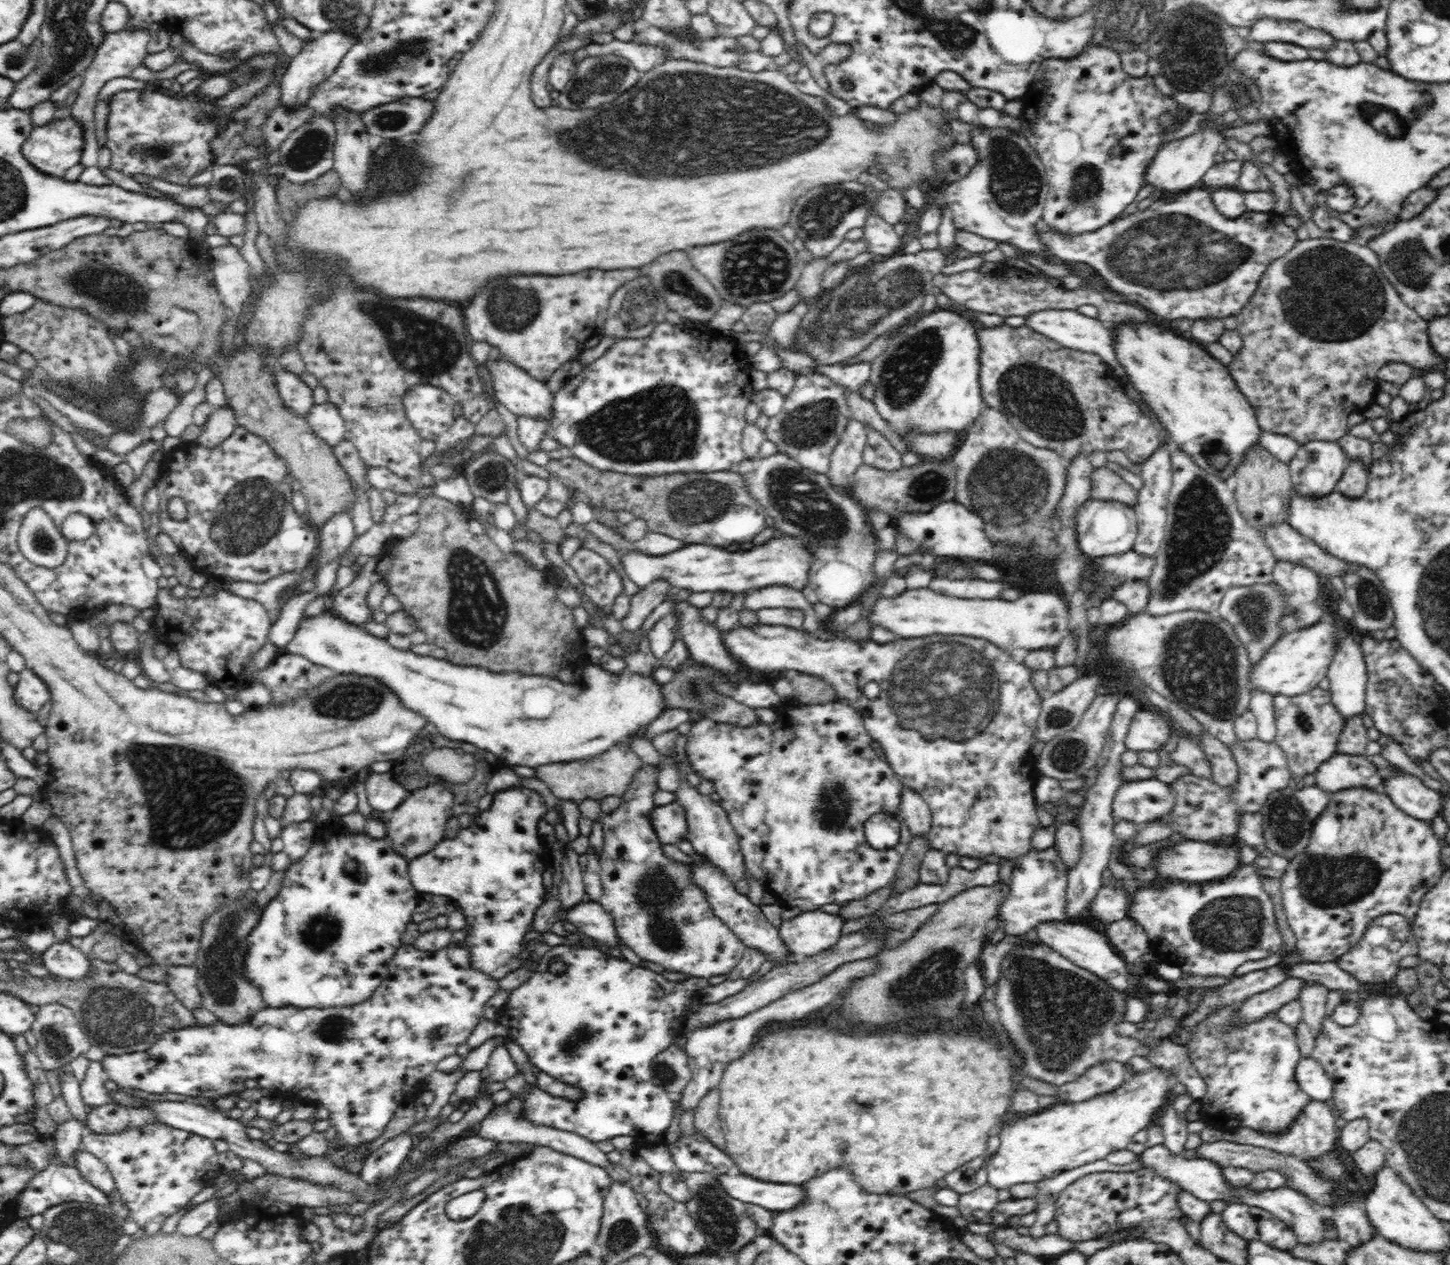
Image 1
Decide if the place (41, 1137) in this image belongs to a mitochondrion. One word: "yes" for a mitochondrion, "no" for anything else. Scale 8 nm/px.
no

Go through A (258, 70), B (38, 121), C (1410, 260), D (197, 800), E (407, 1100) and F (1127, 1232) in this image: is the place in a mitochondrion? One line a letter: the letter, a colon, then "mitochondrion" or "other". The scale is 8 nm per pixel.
A: mitochondrion
B: other
C: mitochondrion
D: mitochondrion
E: other
F: other

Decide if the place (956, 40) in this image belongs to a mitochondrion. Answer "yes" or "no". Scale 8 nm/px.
yes

